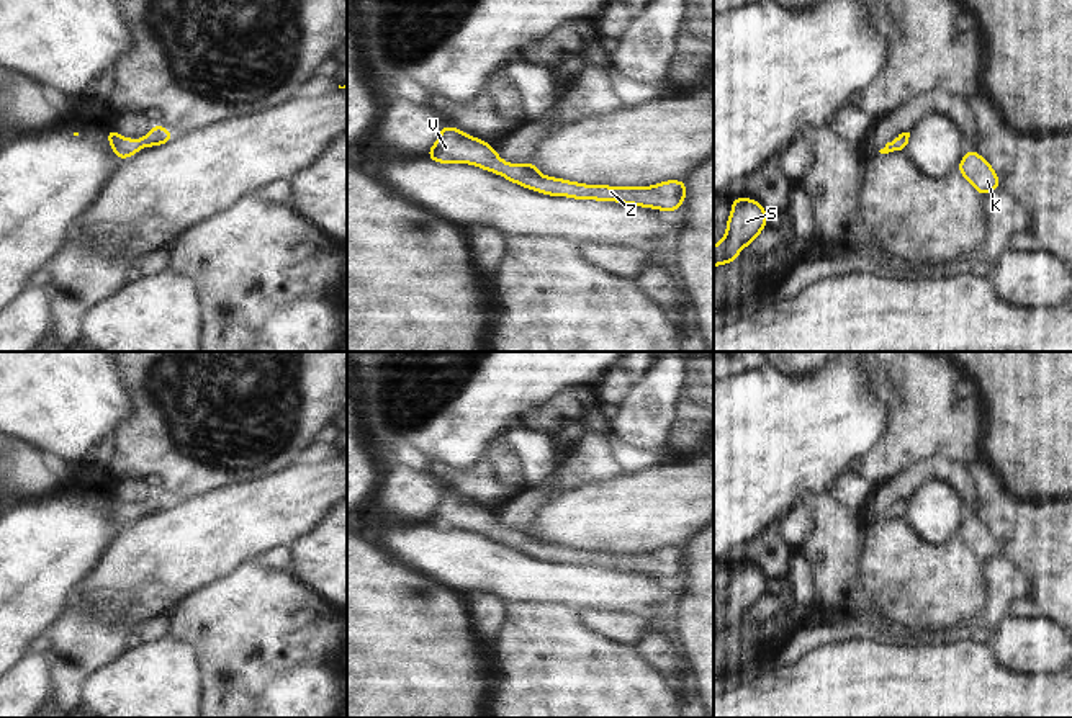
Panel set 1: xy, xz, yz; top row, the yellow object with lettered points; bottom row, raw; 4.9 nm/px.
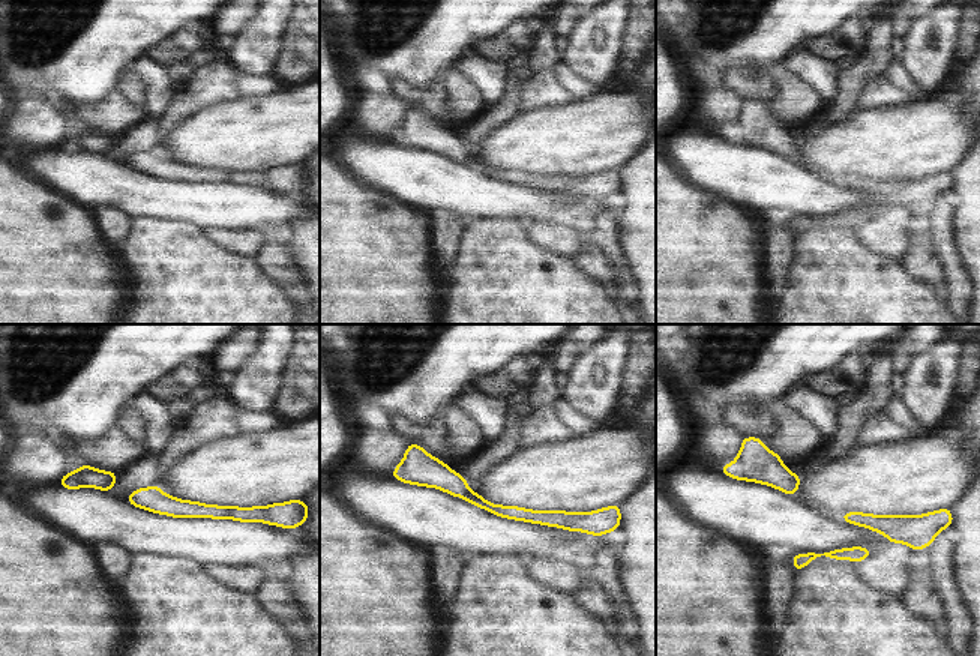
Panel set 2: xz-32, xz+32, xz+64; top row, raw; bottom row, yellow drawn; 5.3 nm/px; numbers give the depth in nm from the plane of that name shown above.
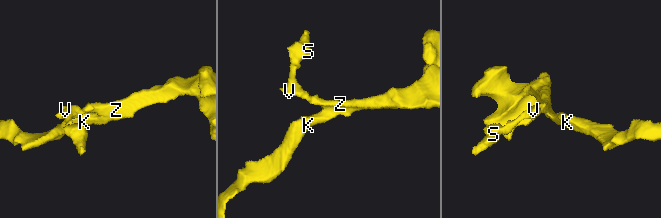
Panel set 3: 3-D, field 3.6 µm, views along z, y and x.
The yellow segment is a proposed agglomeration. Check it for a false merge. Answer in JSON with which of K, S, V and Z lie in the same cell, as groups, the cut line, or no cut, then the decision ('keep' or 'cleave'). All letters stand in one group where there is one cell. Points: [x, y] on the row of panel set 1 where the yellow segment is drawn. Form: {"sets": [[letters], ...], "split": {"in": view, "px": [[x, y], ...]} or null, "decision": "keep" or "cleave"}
{"sets": [["K", "S", "V", "Z"]], "split": null, "decision": "keep"}

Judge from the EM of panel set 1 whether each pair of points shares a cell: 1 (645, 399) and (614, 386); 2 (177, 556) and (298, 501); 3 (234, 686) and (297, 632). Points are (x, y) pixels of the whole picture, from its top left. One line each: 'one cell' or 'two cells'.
1: two cells
2: one cell
3: one cell

